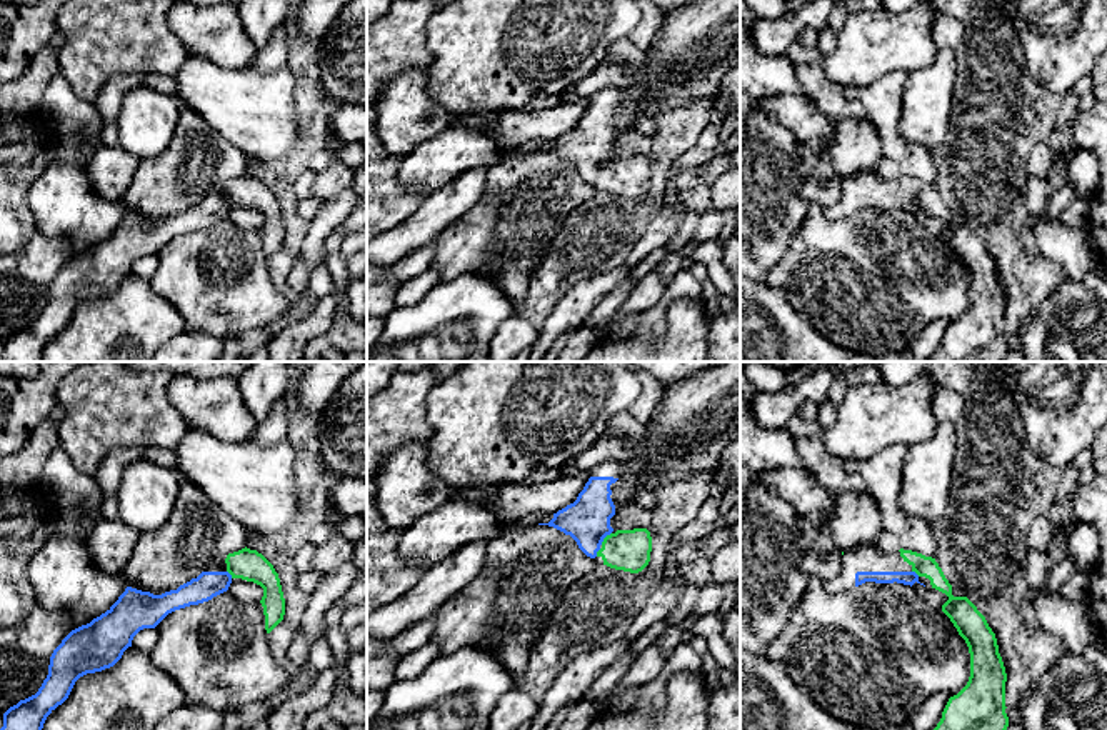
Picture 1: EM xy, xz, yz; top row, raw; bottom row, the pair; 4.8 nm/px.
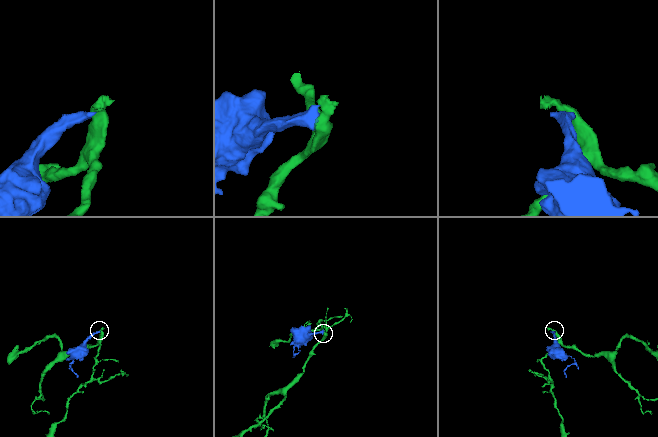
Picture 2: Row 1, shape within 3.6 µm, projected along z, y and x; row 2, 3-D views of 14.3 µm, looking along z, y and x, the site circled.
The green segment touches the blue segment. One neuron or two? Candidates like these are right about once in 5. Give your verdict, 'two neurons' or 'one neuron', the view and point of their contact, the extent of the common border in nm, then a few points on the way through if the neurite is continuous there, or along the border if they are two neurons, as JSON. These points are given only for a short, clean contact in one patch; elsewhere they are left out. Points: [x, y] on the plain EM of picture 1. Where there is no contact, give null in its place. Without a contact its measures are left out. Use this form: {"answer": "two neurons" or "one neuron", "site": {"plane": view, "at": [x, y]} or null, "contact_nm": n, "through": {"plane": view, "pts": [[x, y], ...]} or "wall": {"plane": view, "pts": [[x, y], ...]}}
{"answer": "one neuron", "site": {"plane": "xz", "at": [604, 165]}, "contact_nm": 80, "through": {"plane": "xz", "pts": [[629, 177], [619, 177], [604, 165], [587, 147]]}}

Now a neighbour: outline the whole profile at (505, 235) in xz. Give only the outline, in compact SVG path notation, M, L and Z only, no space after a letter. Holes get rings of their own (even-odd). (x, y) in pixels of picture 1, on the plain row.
M554 153L503 155L488 167L485 192L478 202L438 235L432 267L440 272L440 282L452 282L463 273L482 273L518 307L569 213L595 193L570 162Z

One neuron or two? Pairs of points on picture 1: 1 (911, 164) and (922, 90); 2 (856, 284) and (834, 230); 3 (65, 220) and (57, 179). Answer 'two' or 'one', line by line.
1: two
2: one
3: one

